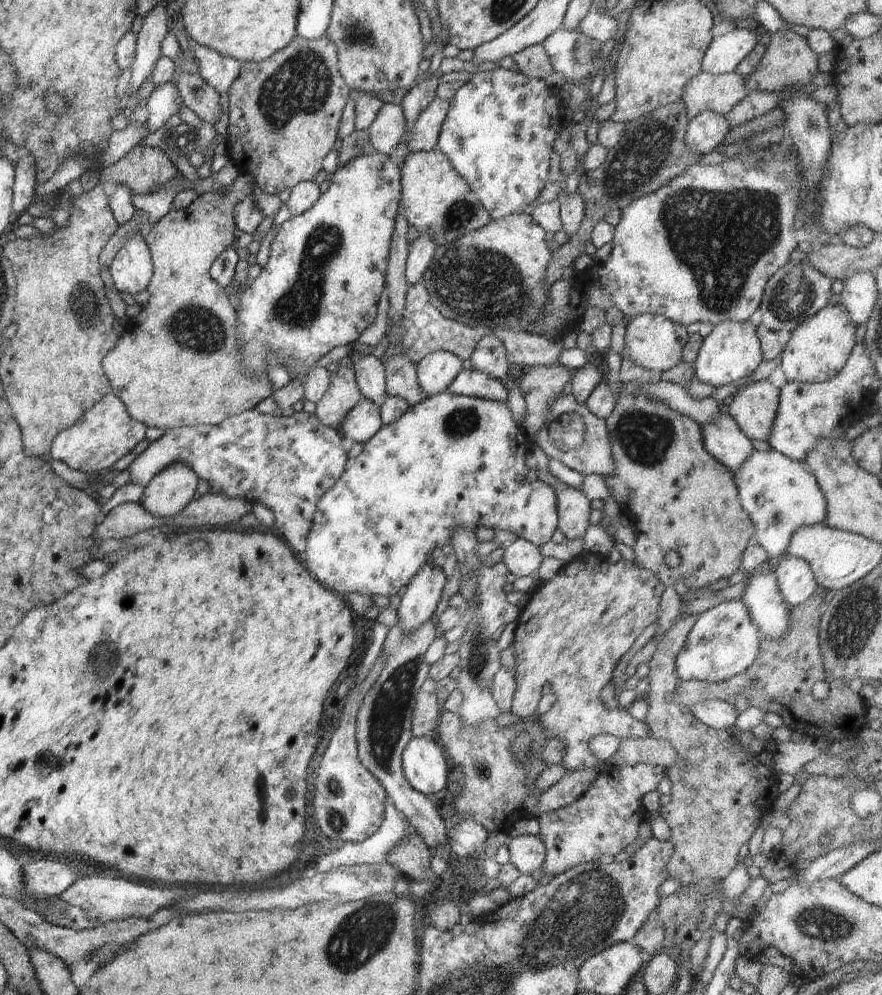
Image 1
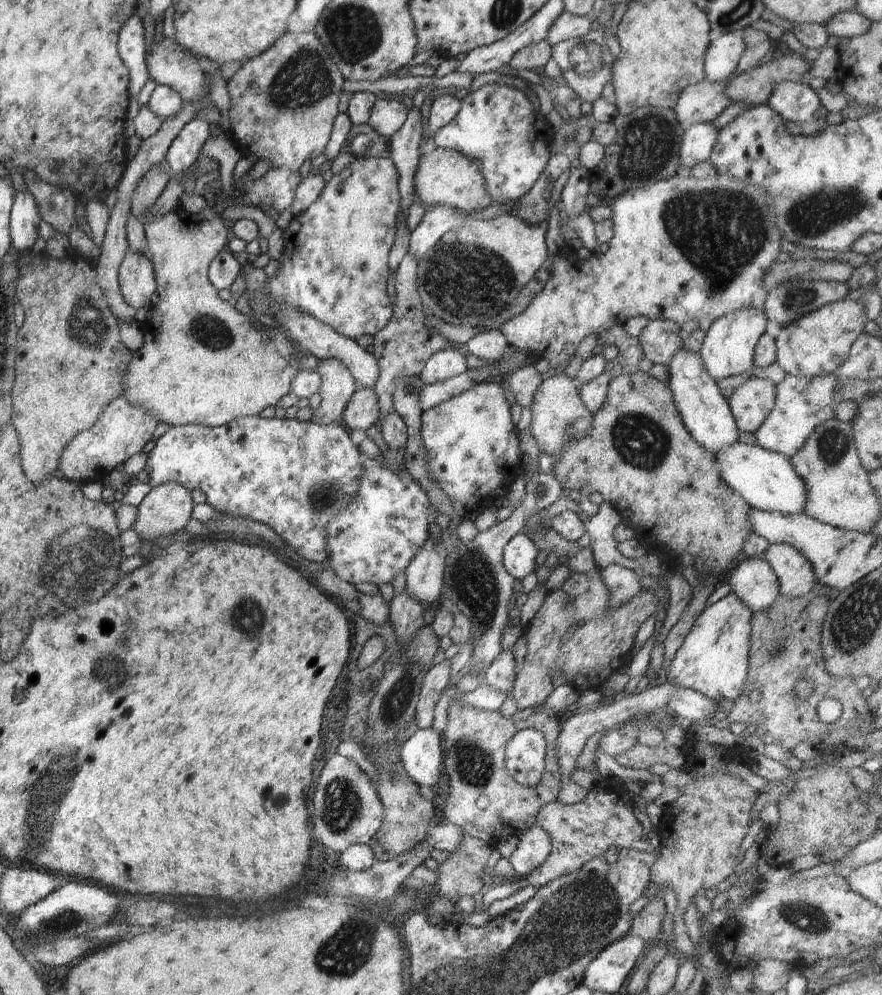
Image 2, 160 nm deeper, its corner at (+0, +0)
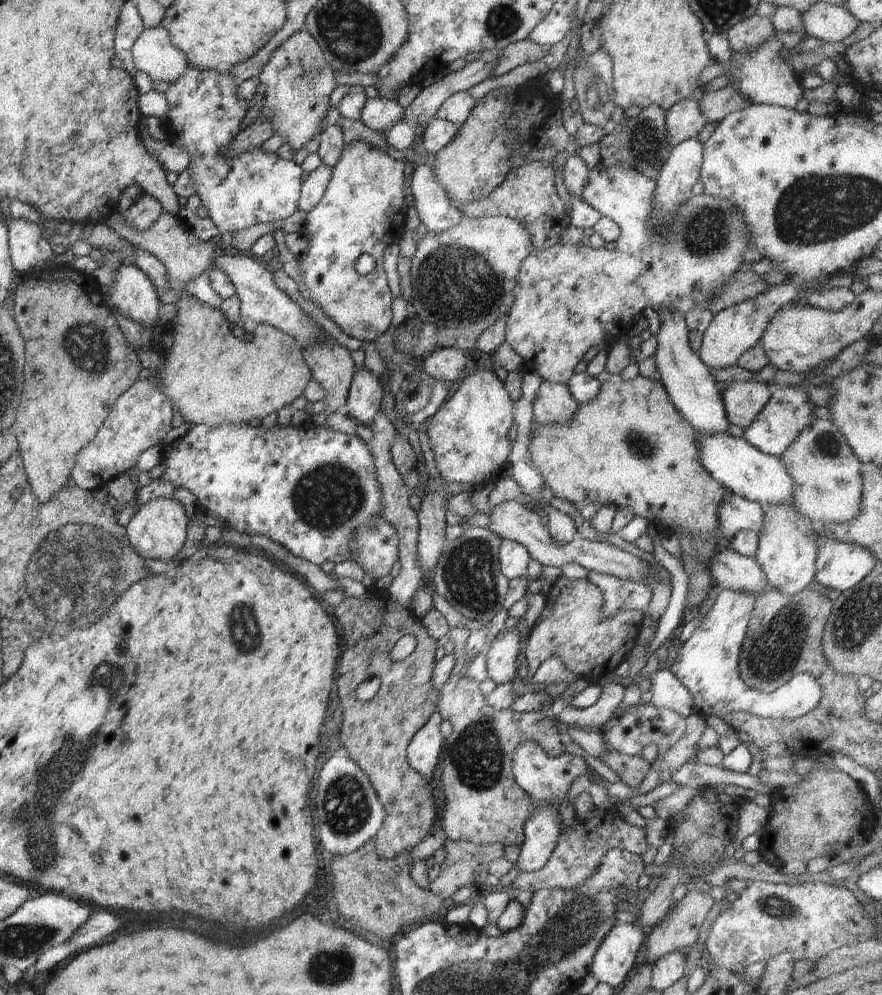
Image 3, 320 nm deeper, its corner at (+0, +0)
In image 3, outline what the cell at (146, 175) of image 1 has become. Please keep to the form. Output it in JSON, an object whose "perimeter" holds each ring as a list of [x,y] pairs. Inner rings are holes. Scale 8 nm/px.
{"perimeter":[[[143,195],[134,202],[127,210],[120,212],[121,219],[137,231],[148,230],[164,212],[160,202],[152,195]]]}

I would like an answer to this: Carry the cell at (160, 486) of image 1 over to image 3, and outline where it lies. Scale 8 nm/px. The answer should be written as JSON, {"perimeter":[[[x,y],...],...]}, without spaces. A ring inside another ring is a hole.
{"perimeter":[[[158,498],[145,505],[139,504],[138,512],[125,529],[132,548],[144,560],[161,560],[168,564],[174,556],[181,554],[187,544],[188,521],[182,504],[172,499]]]}

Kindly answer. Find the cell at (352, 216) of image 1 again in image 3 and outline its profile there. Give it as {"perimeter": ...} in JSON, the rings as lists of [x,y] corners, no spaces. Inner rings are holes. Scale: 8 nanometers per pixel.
{"perimeter":[[[354,141],[350,144],[345,145],[336,166],[333,166],[331,170],[331,179],[328,183],[326,192],[324,196],[320,199],[320,202],[310,211],[306,213],[305,223],[302,228],[303,236],[310,243],[310,248],[308,248],[307,252],[301,256],[298,260],[300,264],[300,270],[302,270],[302,274],[304,274],[302,279],[302,284],[299,284],[300,294],[305,298],[305,300],[309,300],[313,302],[316,306],[320,306],[322,310],[325,312],[328,318],[332,319],[336,326],[340,327],[340,330],[347,334],[350,337],[358,338],[358,340],[362,340],[364,343],[374,343],[375,340],[383,335],[386,331],[389,330],[390,321],[392,320],[392,309],[391,304],[395,299],[392,296],[392,292],[388,287],[388,282],[386,280],[386,272],[384,271],[384,250],[390,244],[397,242],[399,237],[402,236],[405,232],[405,220],[406,220],[406,212],[407,207],[409,205],[409,200],[405,196],[405,192],[402,191],[404,188],[404,178],[408,176],[409,166],[406,162],[397,161],[393,158],[390,158],[385,152],[382,152],[379,148],[373,147],[364,141]],[[368,253],[372,258],[374,258],[376,262],[376,266],[365,276],[360,275],[354,266],[356,266],[356,260],[360,258],[361,254]]]}

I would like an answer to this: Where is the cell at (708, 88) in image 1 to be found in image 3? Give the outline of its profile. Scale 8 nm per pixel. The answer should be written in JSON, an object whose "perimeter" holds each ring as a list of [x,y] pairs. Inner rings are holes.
{"perimeter":[[[699,95],[677,102],[665,111],[665,127],[672,148],[686,139],[696,139],[707,123],[698,103]]]}

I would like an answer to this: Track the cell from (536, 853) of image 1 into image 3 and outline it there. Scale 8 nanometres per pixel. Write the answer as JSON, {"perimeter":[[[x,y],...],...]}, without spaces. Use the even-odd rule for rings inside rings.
{"perimeter":[[[534,741],[522,743],[513,756],[513,773],[516,782],[525,790],[535,805],[535,809],[526,819],[523,826],[525,834],[524,842],[517,863],[514,865],[519,872],[531,873],[540,870],[553,853],[558,837],[561,834],[562,821],[559,808],[567,797],[572,782],[578,776],[591,776],[592,770],[582,757],[571,753],[562,753],[558,756],[549,755],[542,750]]]}

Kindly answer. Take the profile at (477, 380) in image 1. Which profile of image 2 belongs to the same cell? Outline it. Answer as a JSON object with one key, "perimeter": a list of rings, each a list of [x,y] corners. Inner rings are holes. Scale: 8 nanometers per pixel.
{"perimeter":[[[466,373],[442,382],[424,383],[421,386],[421,393],[419,394],[421,397],[419,400],[421,402],[421,409],[423,412],[426,412],[433,406],[438,406],[442,402],[462,394],[465,390],[476,387],[477,384]]]}

